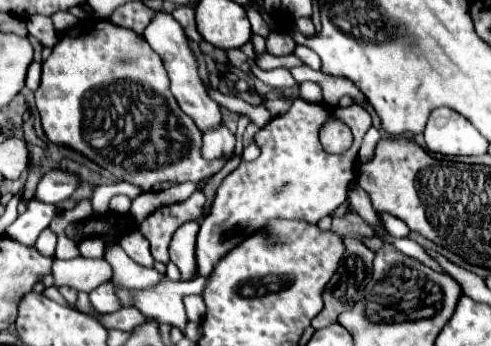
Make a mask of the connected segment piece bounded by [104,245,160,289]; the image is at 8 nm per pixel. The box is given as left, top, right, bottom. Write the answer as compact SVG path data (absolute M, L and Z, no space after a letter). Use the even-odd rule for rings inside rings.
M112 245L106 251L104 259L114 267L114 283L122 287L144 289L148 285L154 285L160 279L160 273L156 269L148 269L134 263L120 245Z

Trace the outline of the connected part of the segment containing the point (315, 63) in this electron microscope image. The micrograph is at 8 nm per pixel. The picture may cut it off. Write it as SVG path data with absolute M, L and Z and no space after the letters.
M297 45L294 54L300 58L305 65L311 67L313 70L320 70L321 60L310 48L303 45Z

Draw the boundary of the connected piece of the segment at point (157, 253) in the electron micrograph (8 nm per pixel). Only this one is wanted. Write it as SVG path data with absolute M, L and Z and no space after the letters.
M198 191L186 201L164 205L156 209L152 215L148 215L140 223L140 233L148 239L152 257L156 261L168 263L168 245L170 245L172 233L182 223L190 219L200 219L204 215L204 203L206 203L206 195Z

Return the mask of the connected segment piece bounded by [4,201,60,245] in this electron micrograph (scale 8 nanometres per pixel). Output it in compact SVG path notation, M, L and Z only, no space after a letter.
M30 201L28 209L18 215L18 219L6 227L6 235L12 239L20 239L24 245L34 245L36 237L42 229L48 227L48 223L58 215L58 207L54 205L46 205L46 203L38 203L38 201Z

